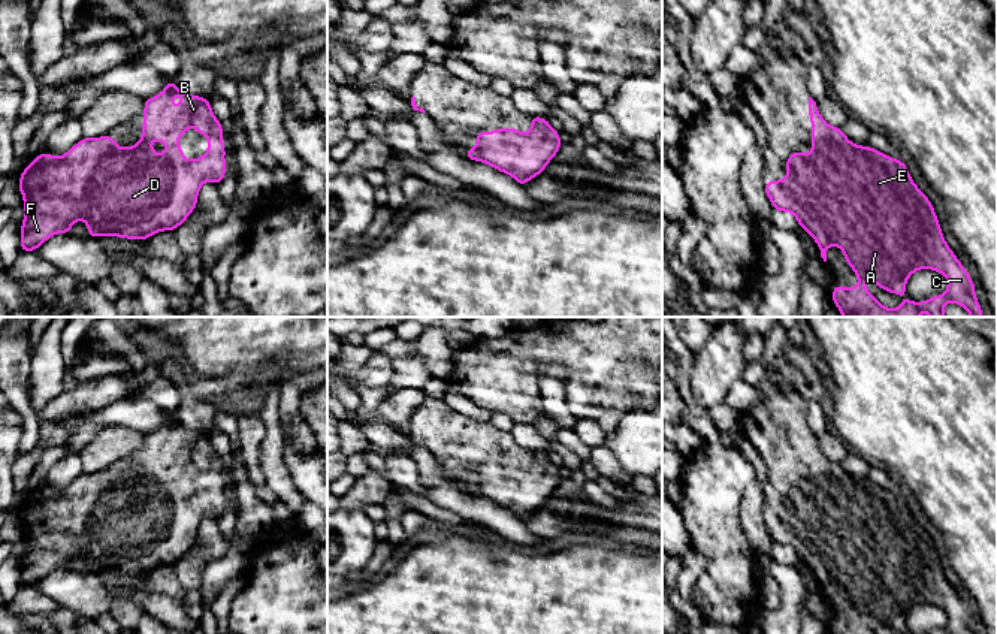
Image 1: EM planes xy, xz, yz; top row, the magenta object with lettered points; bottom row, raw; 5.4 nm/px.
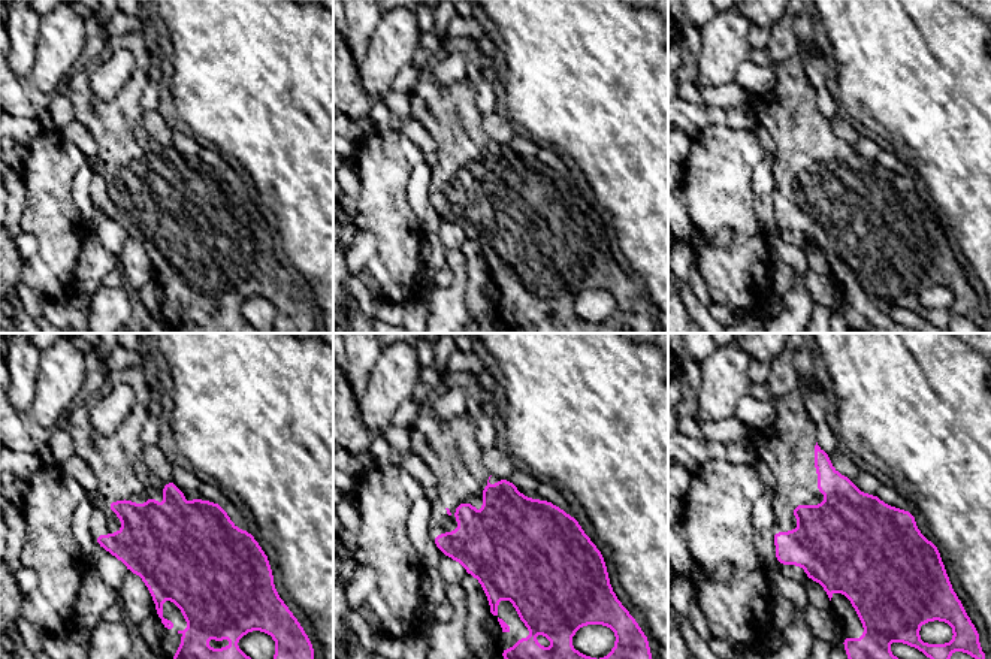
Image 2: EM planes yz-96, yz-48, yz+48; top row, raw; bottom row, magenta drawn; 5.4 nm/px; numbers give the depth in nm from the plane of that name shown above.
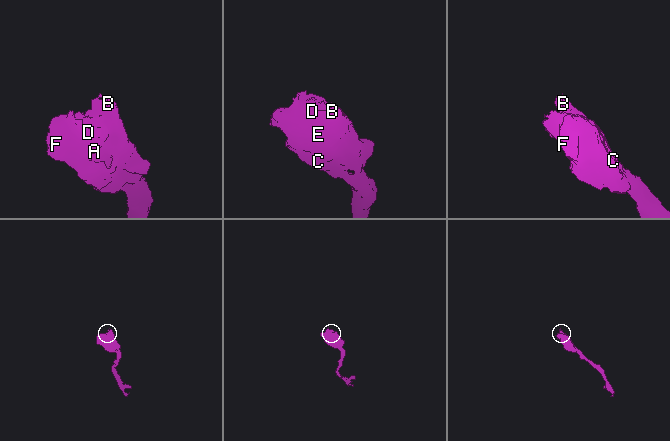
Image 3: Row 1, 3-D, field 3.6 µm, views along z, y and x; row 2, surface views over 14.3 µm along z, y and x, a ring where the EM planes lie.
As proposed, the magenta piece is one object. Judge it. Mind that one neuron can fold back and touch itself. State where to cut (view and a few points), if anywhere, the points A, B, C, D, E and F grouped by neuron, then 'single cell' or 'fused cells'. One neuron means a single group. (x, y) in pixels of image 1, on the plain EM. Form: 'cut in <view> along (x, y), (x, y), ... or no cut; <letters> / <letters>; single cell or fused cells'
no cut; A B C D E F; single cell

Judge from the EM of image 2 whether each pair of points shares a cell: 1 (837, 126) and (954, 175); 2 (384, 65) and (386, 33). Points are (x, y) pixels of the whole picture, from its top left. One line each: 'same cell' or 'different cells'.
1: different cells
2: same cell

